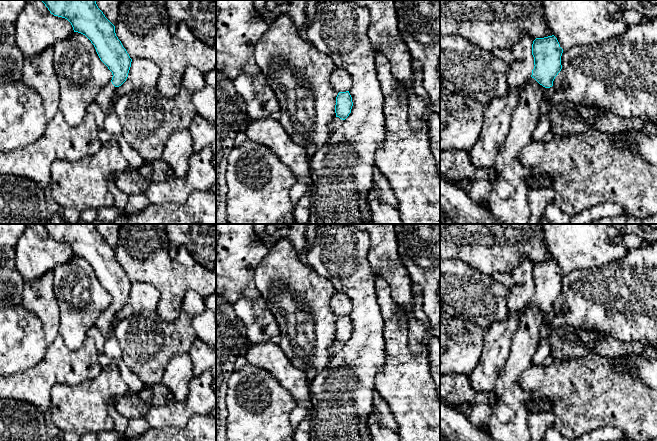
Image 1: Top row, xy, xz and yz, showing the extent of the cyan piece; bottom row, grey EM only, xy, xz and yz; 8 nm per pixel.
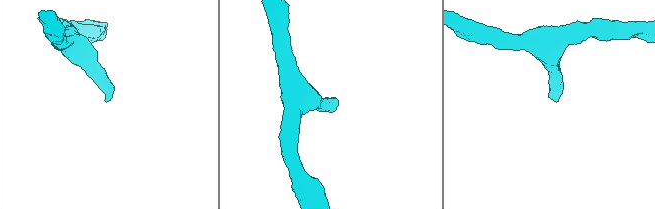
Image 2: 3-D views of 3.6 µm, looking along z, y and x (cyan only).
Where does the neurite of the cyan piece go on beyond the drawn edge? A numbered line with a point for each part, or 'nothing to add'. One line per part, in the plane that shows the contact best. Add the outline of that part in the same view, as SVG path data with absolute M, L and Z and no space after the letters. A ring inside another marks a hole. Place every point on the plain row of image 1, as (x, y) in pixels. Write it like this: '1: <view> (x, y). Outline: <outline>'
1: yz (508, 422). Outline: M530 301L520 317L509 356L495 383L497 401L491 406L492 414L488 425L493 441L530 441L527 416L533 393L524 390L518 379L531 367L533 356L539 347L541 326L545 322L543 312Z

